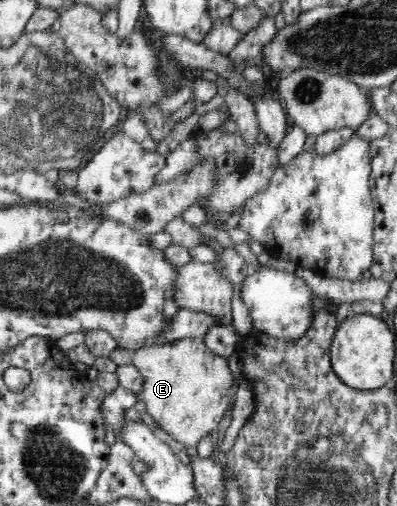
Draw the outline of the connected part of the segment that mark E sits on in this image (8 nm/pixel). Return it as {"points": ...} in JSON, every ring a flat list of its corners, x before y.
{"points":[[185,338,158,345,148,343,145,347,132,352,132,365,139,370,142,378,138,399,145,403,145,409,151,415,153,423,181,445,197,446,203,437,207,437,219,427,225,413,233,407,235,396,231,391,237,385,233,378,235,372,233,361,214,354,202,338]]}

